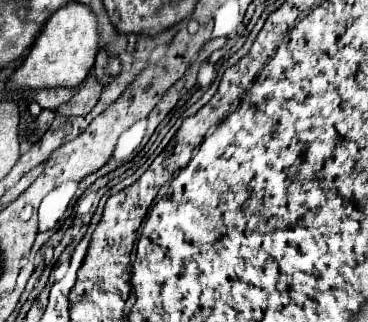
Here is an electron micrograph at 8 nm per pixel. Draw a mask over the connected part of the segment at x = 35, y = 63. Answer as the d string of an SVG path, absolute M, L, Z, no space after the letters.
M68 2L50 16L44 30L36 38L28 58L20 68L16 68L8 86L16 90L38 90L56 86L76 88L94 68L98 50L100 50L100 30L96 14L86 4Z

